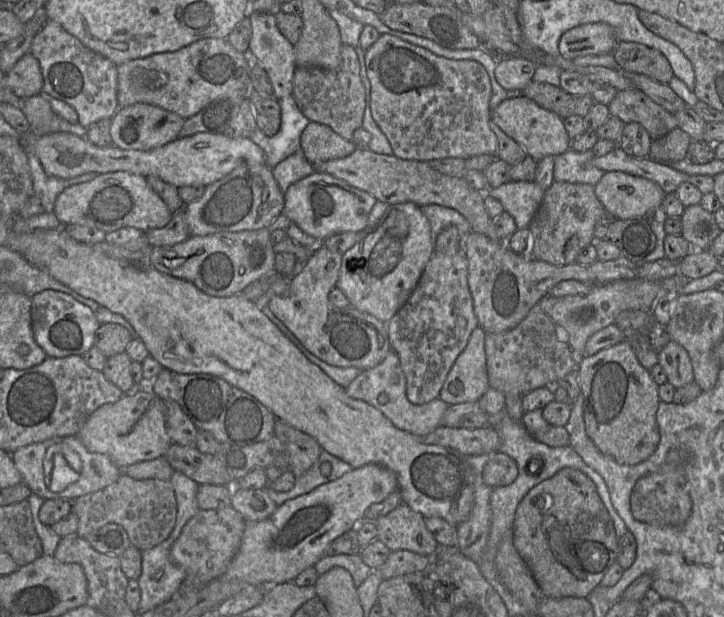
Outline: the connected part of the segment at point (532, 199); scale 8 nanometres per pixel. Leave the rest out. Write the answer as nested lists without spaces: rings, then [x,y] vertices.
[[[508,181],[496,188],[487,188],[484,195],[490,195],[510,214],[517,229],[527,228],[542,202],[544,190],[535,181]]]

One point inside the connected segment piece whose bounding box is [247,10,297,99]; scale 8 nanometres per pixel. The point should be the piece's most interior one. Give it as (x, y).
(268, 46)

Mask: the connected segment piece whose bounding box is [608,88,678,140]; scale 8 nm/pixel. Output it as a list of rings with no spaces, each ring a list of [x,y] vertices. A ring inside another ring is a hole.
[[[637,88],[617,91],[608,109],[611,116],[618,117],[625,124],[630,122],[641,124],[652,140],[678,127],[674,114]]]

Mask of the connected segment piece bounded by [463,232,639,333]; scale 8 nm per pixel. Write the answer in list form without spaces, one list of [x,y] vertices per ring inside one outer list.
[[[470,232],[463,239],[468,263],[468,286],[478,326],[485,333],[500,333],[516,327],[529,311],[559,282],[576,280],[602,285],[612,281],[636,278],[639,263],[620,256],[616,260],[596,260],[590,265],[572,263],[555,266],[532,258],[528,253],[513,252],[506,242]]]

